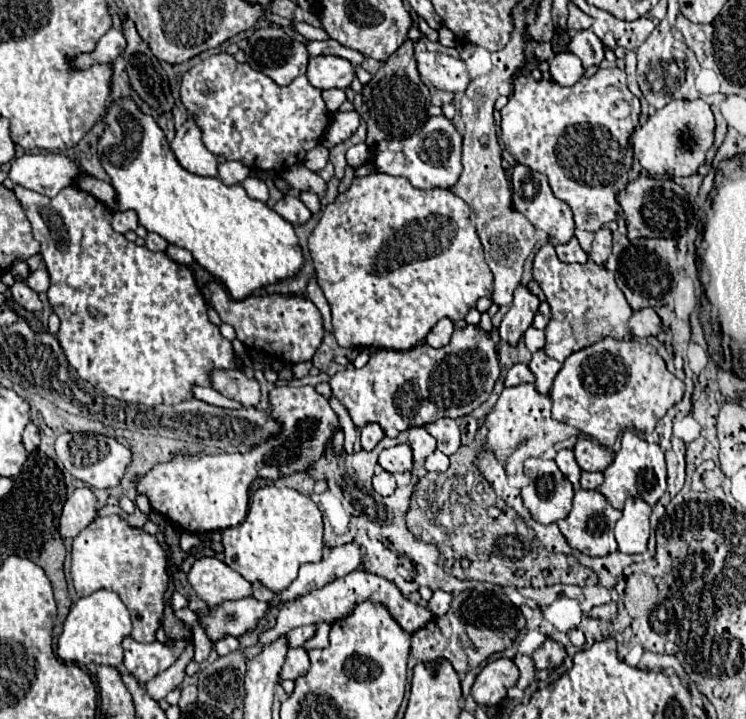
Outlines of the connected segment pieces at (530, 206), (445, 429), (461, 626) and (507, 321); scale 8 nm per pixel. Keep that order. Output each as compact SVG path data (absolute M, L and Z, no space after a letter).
M517 164L513 168L511 182L513 182L513 206L515 206L515 210L521 212L535 228L545 230L555 244L567 244L573 238L573 230L575 230L573 214L571 214L571 208L567 206L567 202L553 196L551 188L547 184L547 178L539 172L533 172L531 168L527 168L523 164Z
M437 418L435 422L429 422L425 430L437 440L437 450L451 456L459 448L459 426L453 418Z
M471 592L469 596L459 594L457 598L453 598L451 610L447 614L433 618L429 624L425 624L413 634L411 654L425 664L447 660L459 676L477 668L491 654L503 652L509 646L513 646L517 634L525 628L525 616L517 606L505 602L505 598L507 594L503 594L501 600L501 594L495 592Z
M517 286L513 304L511 304L509 312L503 316L501 326L499 326L501 340L511 346L517 346L519 338L531 326L537 308L539 308L537 296L533 296L525 286Z

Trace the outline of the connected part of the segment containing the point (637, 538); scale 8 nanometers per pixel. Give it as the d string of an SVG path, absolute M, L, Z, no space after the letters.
M627 498L623 516L615 524L615 540L621 552L641 554L647 550L651 506L641 498Z

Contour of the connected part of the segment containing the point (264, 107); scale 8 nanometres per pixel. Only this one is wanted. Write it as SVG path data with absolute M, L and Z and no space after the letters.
M227 52L213 54L187 70L181 78L179 96L187 114L201 128L207 150L223 156L225 160L237 160L247 168L281 172L297 162L303 162L305 154L321 142L323 130L329 124L329 112L321 92L315 90L315 86L311 86L305 76L295 78L289 86L279 86L267 74L253 70L249 64L239 64Z

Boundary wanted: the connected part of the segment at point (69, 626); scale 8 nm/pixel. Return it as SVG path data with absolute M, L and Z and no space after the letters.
M97 590L89 596L79 598L71 606L71 612L63 624L57 654L63 662L71 662L81 668L85 668L91 660L95 664L107 664L119 668L123 664L121 640L129 634L131 634L131 618L127 606L121 602L121 598L115 592Z

